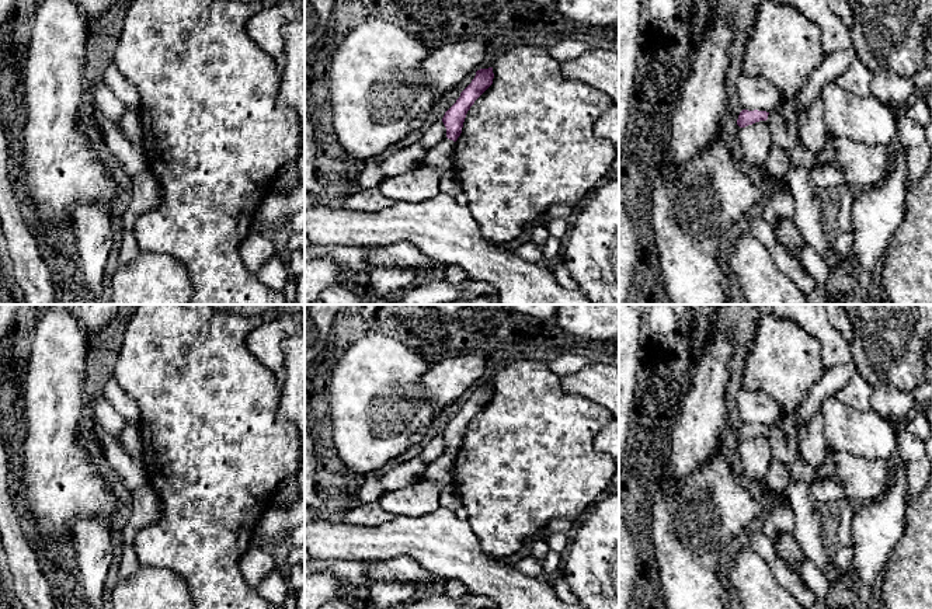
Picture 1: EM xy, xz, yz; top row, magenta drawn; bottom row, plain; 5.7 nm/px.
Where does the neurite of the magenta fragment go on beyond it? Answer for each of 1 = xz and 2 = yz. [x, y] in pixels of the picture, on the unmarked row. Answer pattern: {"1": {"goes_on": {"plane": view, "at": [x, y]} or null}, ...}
{"1": {"goes_on": null}, "2": {"goes_on": null}}

